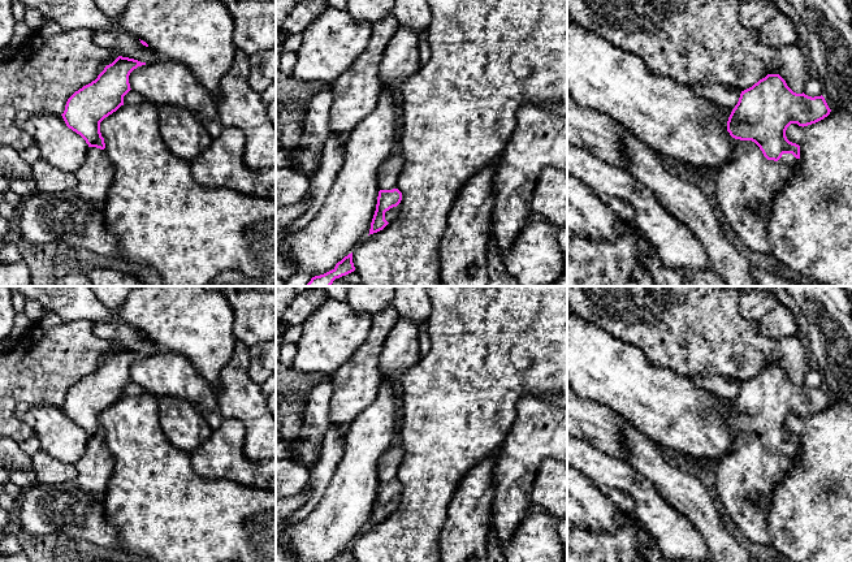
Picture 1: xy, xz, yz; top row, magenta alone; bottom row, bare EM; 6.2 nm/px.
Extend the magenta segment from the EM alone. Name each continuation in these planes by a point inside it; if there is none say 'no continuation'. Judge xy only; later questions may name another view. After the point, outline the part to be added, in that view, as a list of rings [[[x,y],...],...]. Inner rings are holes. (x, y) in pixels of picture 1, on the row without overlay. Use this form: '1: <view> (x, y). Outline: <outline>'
1: xy (76, 509). Outline: [[[88,438],[86,451],[77,462],[77,477],[64,485],[40,485],[23,489],[14,515],[22,532],[33,536],[64,533],[86,542],[117,548],[118,529],[107,519],[104,496],[114,470],[114,458],[104,441]]]

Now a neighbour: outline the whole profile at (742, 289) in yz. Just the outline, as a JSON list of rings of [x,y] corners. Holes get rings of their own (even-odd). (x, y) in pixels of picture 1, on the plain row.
[[[734,286],[740,294],[745,294],[748,291],[764,291],[767,294],[774,294],[778,297],[775,291],[775,286]]]

